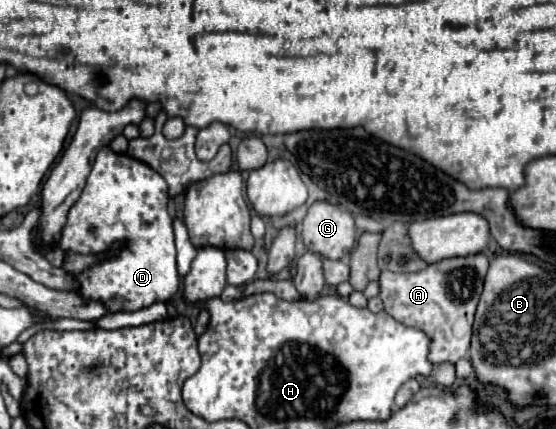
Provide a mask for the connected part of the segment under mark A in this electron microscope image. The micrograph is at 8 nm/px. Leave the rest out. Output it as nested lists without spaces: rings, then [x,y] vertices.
[[[481,252],[463,258],[447,258],[411,274],[381,272],[379,298],[385,304],[385,312],[397,322],[421,330],[431,338],[427,356],[431,364],[455,364],[457,360],[467,356],[473,316],[483,290],[487,266],[489,260]]]

